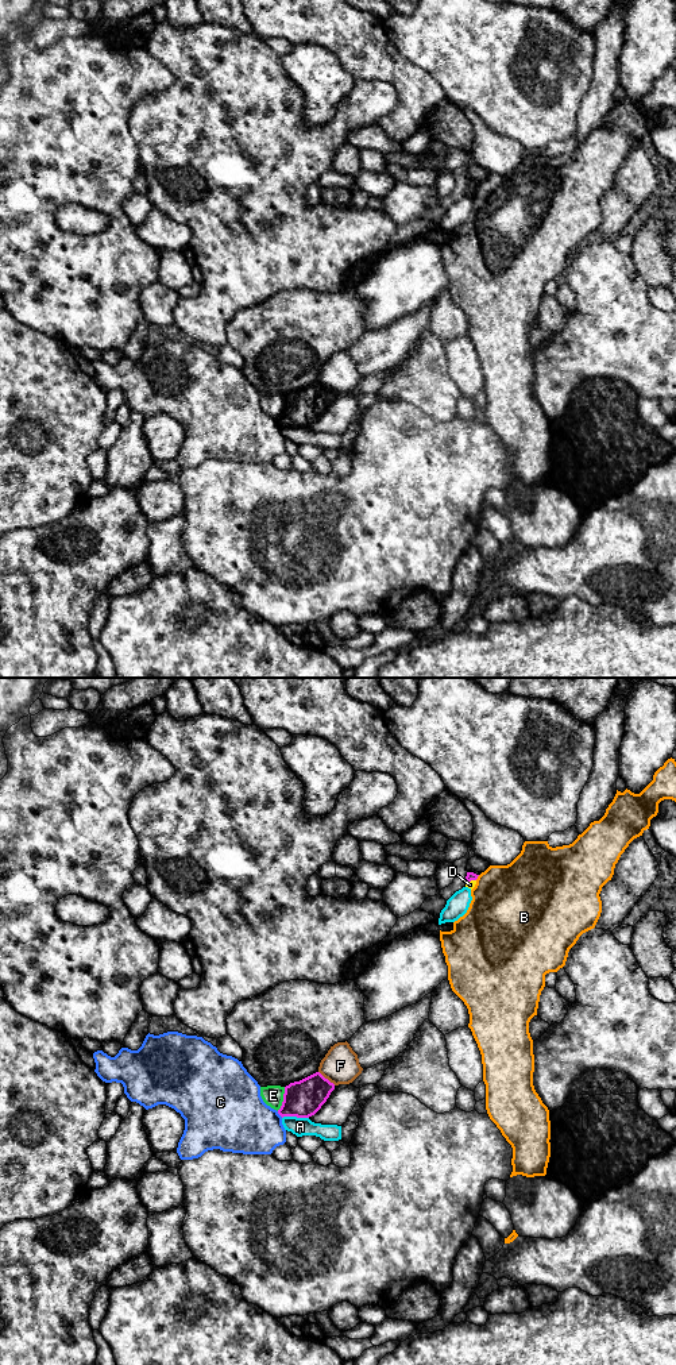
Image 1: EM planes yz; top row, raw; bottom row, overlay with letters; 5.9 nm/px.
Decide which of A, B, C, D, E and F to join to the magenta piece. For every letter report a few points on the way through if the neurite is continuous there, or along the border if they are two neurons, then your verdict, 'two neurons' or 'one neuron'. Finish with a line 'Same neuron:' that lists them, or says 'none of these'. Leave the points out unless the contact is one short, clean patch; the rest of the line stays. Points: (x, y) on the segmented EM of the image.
A: two neurons
B: border yz (479, 875), (475, 879); two neurons
C: border yz (277, 1111), (282, 1117); two neurons
D: border yz (475, 879), (466, 885); two neurons
E: two neurons
F: two neurons
Same neuron: none of these

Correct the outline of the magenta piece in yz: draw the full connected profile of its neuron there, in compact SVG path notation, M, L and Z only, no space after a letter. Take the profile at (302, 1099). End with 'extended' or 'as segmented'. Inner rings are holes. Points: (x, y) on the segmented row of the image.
M316 1072L285 1087L283 1102L278 1114L283 1117L309 1118L327 1102L335 1084Z; as segmented

